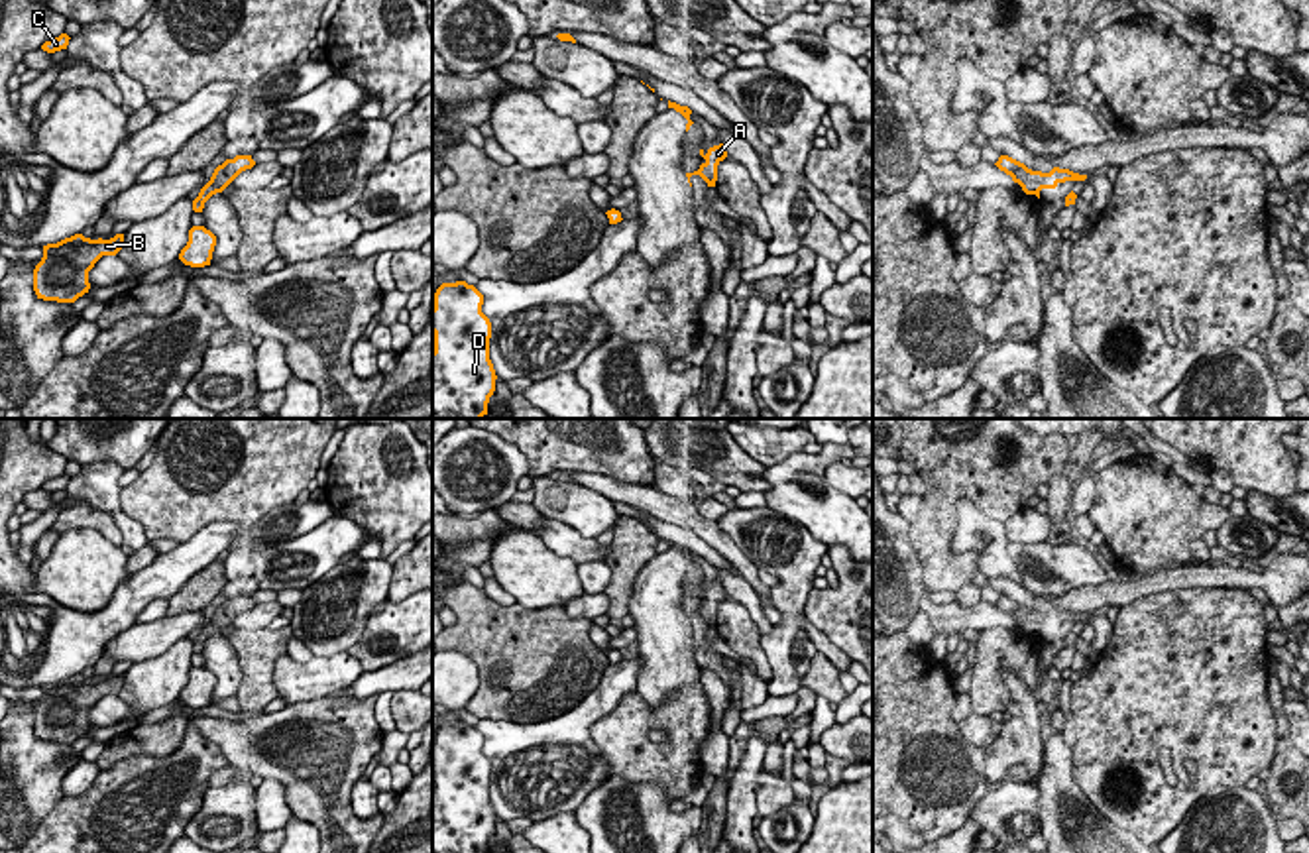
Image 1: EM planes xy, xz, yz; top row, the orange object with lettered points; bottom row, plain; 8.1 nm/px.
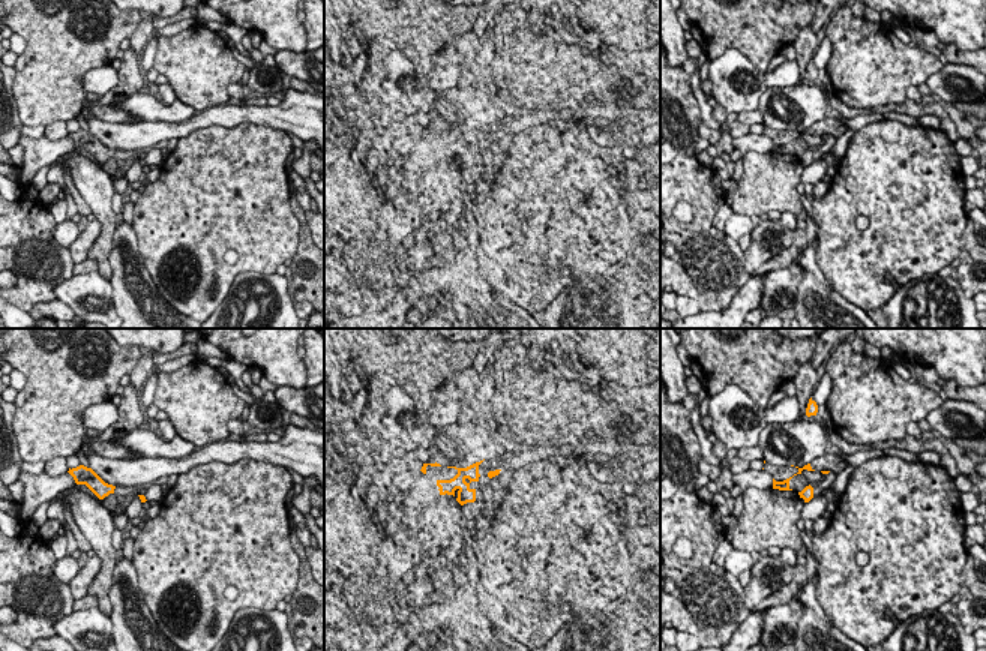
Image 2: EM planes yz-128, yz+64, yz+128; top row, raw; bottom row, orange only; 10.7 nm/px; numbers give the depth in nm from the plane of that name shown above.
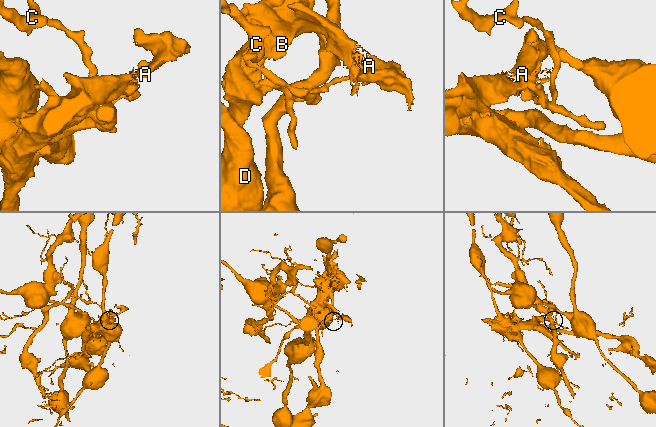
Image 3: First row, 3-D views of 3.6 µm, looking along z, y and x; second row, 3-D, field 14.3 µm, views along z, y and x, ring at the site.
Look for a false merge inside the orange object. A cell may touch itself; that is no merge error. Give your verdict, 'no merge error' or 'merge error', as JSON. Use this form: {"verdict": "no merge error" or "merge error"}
{"verdict": "merge error"}

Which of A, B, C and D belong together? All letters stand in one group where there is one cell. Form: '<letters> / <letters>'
A C / B D

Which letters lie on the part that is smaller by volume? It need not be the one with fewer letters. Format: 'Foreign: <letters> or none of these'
Foreign: A, C

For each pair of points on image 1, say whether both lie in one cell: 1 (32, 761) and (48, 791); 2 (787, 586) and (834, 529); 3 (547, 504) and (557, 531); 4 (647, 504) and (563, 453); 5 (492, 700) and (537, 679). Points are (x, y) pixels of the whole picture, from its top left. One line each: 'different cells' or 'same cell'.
1: same cell
2: different cells
3: different cells
4: different cells
5: same cell

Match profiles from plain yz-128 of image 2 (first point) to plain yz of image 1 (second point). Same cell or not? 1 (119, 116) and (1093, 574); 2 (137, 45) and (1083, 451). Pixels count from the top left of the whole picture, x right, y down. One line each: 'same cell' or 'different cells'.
1: different cells
2: same cell

